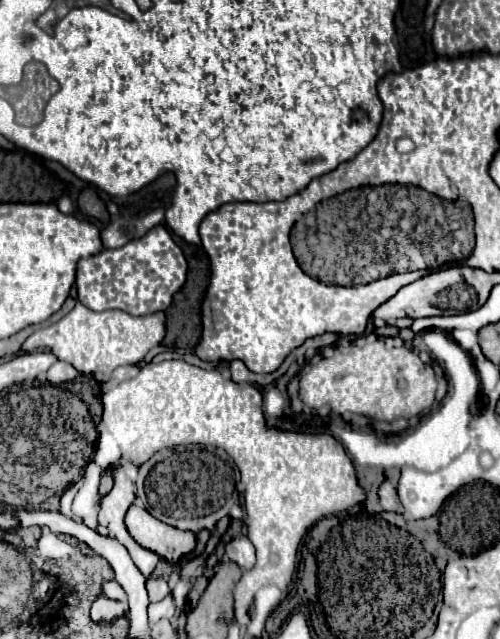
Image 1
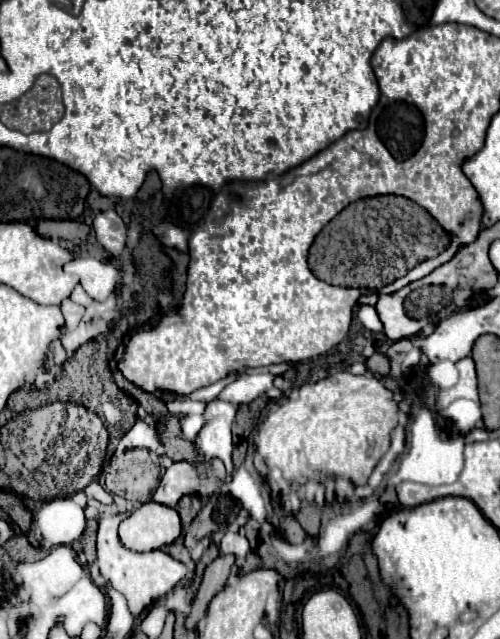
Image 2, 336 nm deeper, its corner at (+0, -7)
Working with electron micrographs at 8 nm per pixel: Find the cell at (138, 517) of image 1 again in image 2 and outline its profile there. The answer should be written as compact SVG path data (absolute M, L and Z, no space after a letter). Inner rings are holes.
M159 502L139 506L119 524L119 540L133 552L151 552L171 544L181 534L181 520L175 508Z

